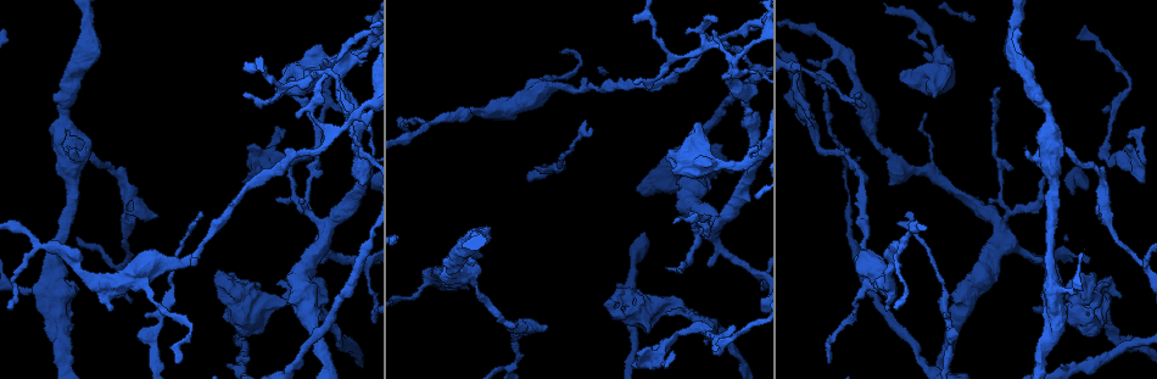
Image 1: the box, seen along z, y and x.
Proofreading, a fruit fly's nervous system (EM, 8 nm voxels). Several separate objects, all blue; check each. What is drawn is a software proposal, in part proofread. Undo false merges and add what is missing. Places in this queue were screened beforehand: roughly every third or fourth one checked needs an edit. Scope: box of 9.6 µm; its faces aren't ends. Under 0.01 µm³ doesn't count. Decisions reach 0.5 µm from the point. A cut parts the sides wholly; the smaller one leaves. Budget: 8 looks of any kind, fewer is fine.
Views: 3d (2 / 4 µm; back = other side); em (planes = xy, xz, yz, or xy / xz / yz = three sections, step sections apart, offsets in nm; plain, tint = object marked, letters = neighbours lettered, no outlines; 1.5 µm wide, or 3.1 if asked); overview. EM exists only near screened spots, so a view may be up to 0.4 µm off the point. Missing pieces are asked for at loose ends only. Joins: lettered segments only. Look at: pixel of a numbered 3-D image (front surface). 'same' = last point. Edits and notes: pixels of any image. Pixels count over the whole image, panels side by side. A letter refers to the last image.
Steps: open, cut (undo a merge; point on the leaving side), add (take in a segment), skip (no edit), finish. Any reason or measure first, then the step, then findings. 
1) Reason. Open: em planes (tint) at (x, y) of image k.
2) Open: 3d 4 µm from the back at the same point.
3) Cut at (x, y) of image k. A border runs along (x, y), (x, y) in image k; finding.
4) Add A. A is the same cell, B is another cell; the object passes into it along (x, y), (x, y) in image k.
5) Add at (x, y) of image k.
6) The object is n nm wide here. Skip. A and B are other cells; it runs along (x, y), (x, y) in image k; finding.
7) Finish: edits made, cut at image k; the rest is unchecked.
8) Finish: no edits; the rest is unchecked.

Open: em xz step 4 (tint) at (631, 364) of image 1.

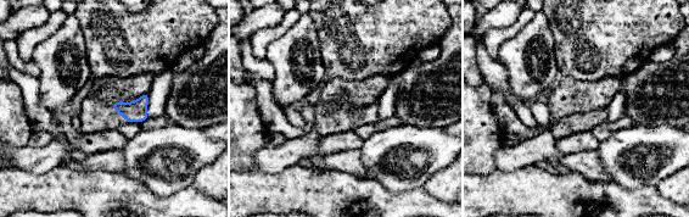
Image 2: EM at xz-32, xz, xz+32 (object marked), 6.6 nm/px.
Another direction. Open: em planes (letters) at the same point.

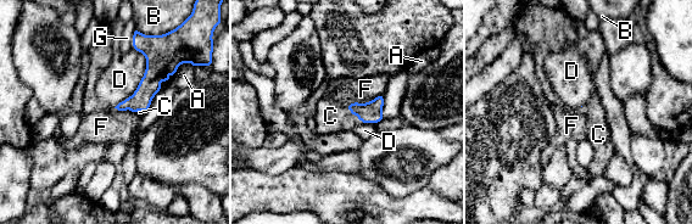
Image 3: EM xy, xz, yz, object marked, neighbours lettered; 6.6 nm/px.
The longest contact is with D, 420 nm. Add C. C is the same cell, A, B, D, F and G are other cells; it goes on there.

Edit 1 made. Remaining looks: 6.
Tapers out. Open: 3d 2 µm from the back at (1103, 110) of image 1.

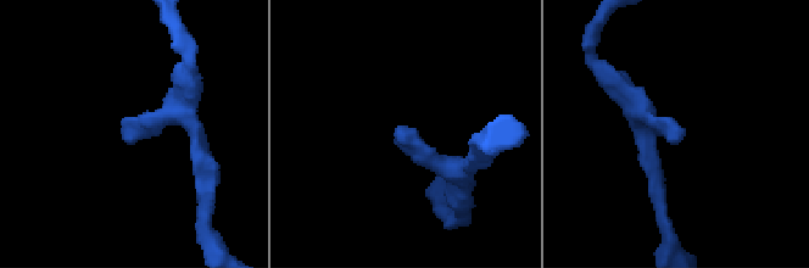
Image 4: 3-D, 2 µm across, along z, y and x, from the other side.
Open: em planes (letters) at (398, 127) of image 4.

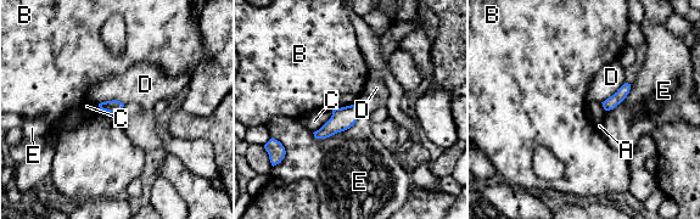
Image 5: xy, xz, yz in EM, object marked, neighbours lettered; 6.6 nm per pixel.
The object is 90 nm wide here. Skip. A, B, C, D and E are other cells; a border runs along (98, 105), (102, 110), (119, 117) in image 5; no lettered segment goes on from it.

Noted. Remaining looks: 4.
Thick end. Open: em planes (letters) at (669, 155) of image 1.

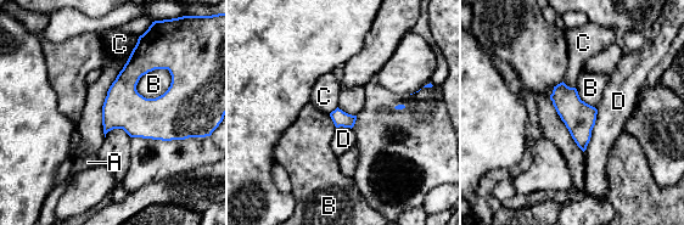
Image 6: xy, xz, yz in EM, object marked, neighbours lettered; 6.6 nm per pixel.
Skip. A, B, C and D are other cells; a border runs along (139, 38), (104, 100), (104, 136) in image 6; none of them fits.

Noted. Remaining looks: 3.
Open: em yz step 4 (tint) at (633, 80) of image 1.

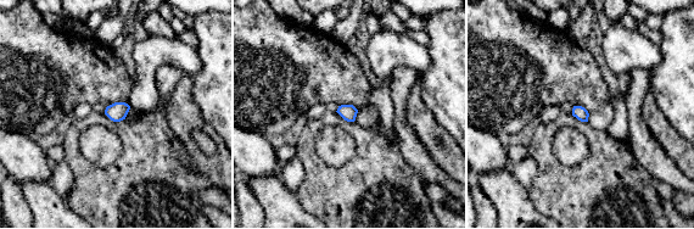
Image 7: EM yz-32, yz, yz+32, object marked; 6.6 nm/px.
What lies round it. Open: em yz step 4 (letters) at the same point.

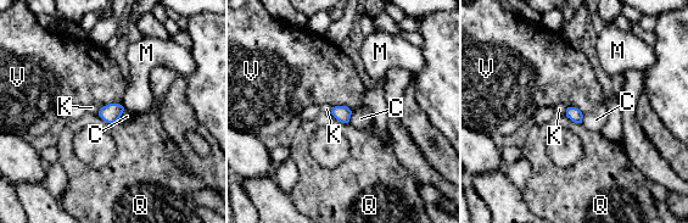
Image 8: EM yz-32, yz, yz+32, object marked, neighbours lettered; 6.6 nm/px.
Skip. C, K, M, Q and V are other cells; a border runs along (568, 107), (565, 115) in image 8; none of them fits.

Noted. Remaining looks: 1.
Finish: edits made, add at image 3; the rest is unchecked.

